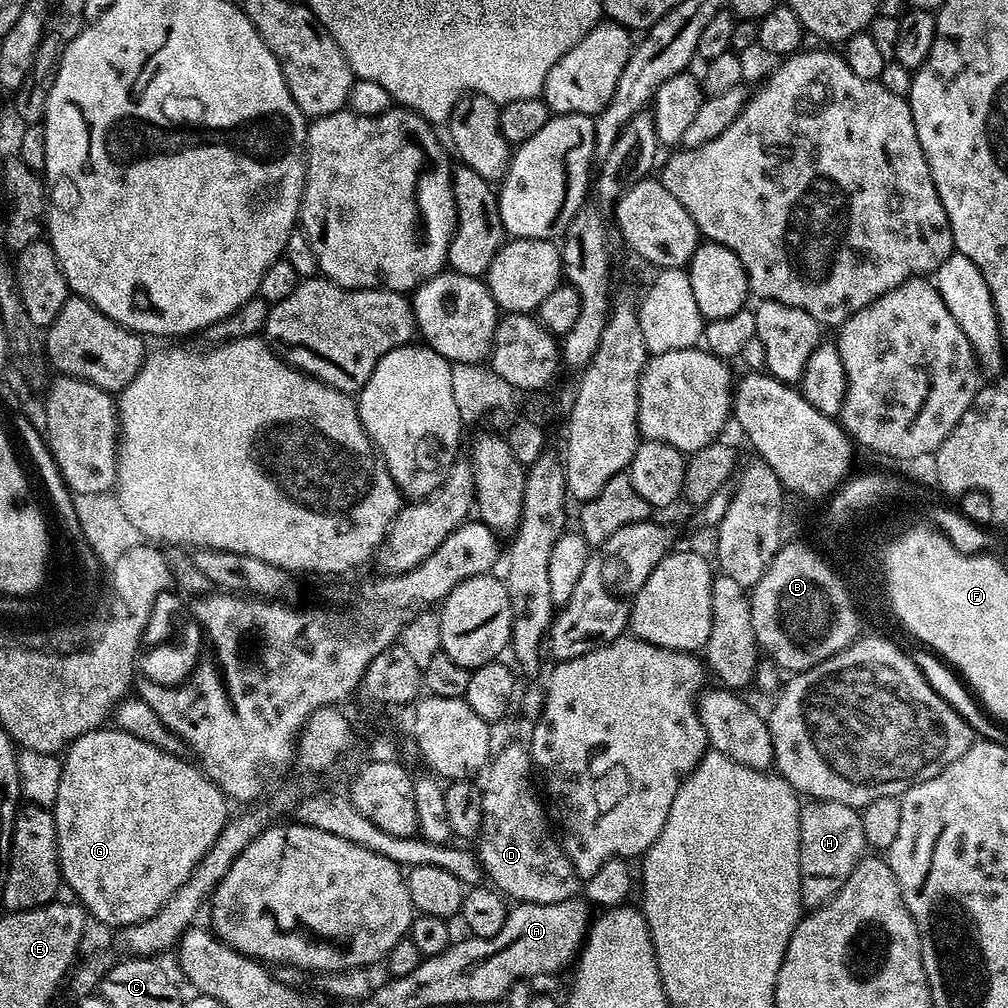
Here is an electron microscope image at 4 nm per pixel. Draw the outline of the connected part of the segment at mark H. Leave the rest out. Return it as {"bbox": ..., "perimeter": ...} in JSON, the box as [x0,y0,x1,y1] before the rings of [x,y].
{"bbox":[800,799,865,910],"perimeter":[[[809,799],[800,806],[800,902],[805,909],[815,910],[840,893],[840,887],[865,855],[860,813],[855,808],[833,800]]]}

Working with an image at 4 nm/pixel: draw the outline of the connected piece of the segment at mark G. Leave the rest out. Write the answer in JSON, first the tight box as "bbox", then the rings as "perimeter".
{"bbox":[50,726,230,926],"perimeter":[[[115,726],[98,727],[92,732],[82,734],[67,745],[60,766],[56,803],[50,809],[50,819],[54,825],[54,860],[55,863],[60,863],[60,872],[64,875],[69,890],[77,896],[73,897],[79,901],[85,913],[95,923],[107,926],[115,926],[114,924],[127,926],[154,915],[174,891],[188,882],[187,878],[192,872],[192,867],[196,868],[201,863],[205,853],[215,843],[224,825],[228,823],[230,819],[228,807],[230,807],[230,804],[224,793],[204,775],[195,763],[192,763],[193,765],[187,764],[186,761],[179,760],[180,758],[179,755],[164,752],[150,742],[142,742],[142,738],[134,738],[134,734],[123,732],[121,728]]]}

